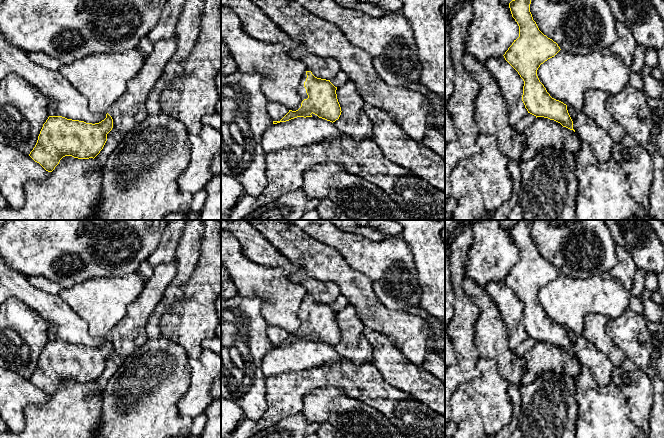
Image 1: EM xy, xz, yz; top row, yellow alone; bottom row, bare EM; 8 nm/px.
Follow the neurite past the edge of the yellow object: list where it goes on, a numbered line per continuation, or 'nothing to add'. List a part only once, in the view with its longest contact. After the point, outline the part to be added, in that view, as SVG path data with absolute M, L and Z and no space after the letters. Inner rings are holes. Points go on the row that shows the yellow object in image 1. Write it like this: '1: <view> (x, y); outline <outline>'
1: xz (302, 90); outline M305 72L304 76L302 78L302 82L300 84L300 90L299 90L303 100L308 98L308 95L306 93L306 89L304 87L304 82L306 81L306 78L307 78L307 75L306 75L306 72Z

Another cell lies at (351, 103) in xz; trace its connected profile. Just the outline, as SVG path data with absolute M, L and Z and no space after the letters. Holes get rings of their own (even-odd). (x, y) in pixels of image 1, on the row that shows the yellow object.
M348 81L337 87L336 94L342 112L333 122L334 126L354 139L372 139L373 126L363 110L365 101L358 94L355 84Z

